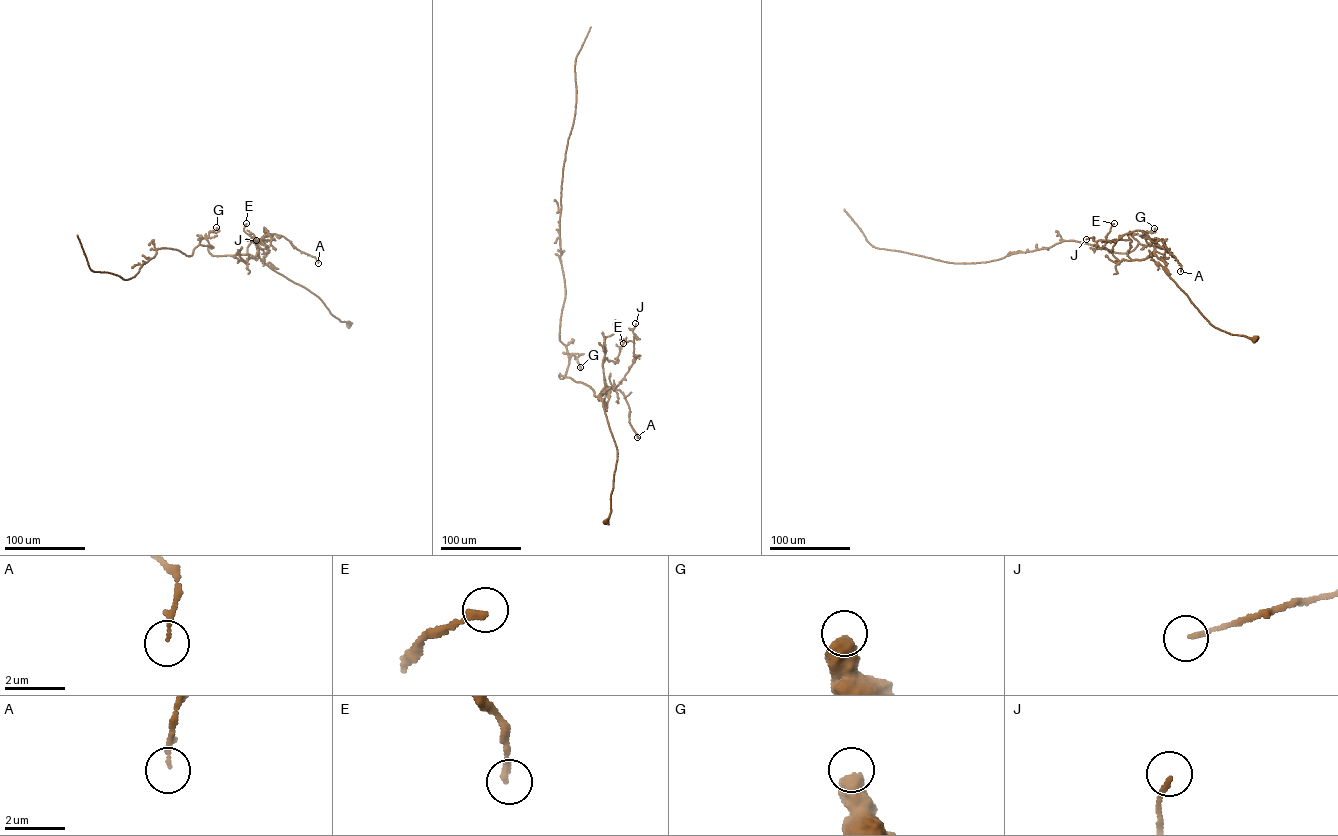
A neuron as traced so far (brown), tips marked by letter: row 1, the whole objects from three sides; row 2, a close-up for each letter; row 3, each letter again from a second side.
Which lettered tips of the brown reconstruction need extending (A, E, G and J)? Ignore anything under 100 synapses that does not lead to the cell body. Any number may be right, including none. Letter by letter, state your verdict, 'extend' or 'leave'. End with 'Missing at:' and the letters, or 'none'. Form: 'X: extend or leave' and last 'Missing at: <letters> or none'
A: leave
E: leave
G: leave
J: leave
Missing at: none

